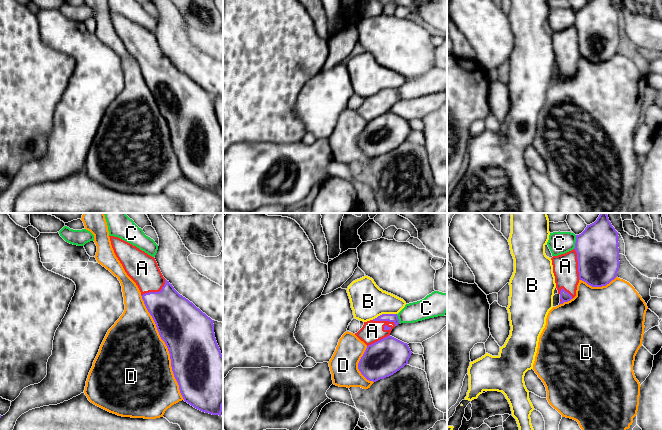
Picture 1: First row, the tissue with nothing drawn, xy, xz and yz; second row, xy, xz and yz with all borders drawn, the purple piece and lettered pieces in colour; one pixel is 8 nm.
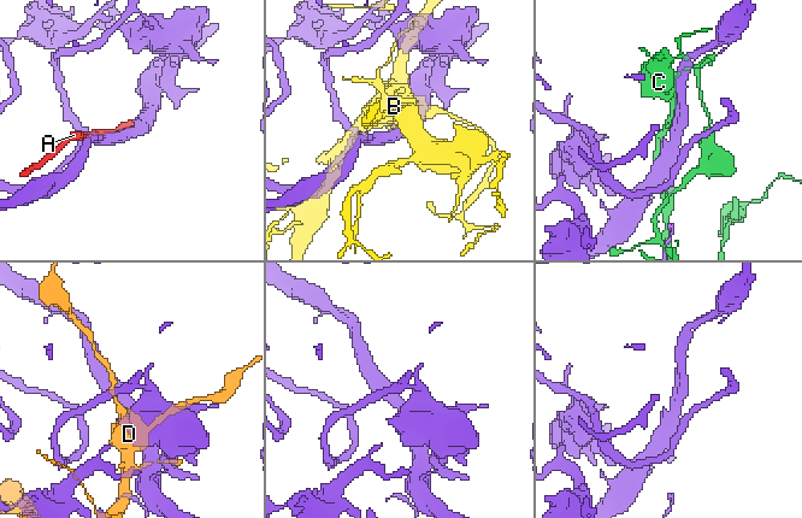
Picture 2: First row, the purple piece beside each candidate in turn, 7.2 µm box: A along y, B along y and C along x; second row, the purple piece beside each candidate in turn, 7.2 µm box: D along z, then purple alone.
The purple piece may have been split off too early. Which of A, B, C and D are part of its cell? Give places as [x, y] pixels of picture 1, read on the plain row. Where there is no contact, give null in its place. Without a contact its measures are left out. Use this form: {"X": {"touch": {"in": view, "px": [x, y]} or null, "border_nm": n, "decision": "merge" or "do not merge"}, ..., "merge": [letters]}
{"A": {"touch": {"in": "xy", "px": [155, 68]}, "border_nm": 240, "decision": "merge"}, "B": {"touch": {"in": "xz", "px": [384, 90]}, "border_nm": 200, "decision": "do not merge"}, "C": {"touch": {"in": "yz", "px": [575, 18]}, "border_nm": 110, "decision": "do not merge"}, "D": {"touch": {"in": "xy", "px": [167, 123]}, "border_nm": 900, "decision": "do not merge"}, "merge": ["A"]}

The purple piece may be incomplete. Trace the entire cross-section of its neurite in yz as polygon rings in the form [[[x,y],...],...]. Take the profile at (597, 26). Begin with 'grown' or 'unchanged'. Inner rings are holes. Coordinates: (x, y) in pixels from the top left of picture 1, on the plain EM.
grown; [[[590,0],[587,1],[581,10],[576,11],[575,24],[573,26],[551,34],[556,64],[558,66],[558,70],[560,71],[559,81],[570,77],[576,72],[577,61],[580,56],[586,58],[592,63],[602,63],[606,62],[617,53],[620,40],[618,14],[618,8],[612,0]]]

